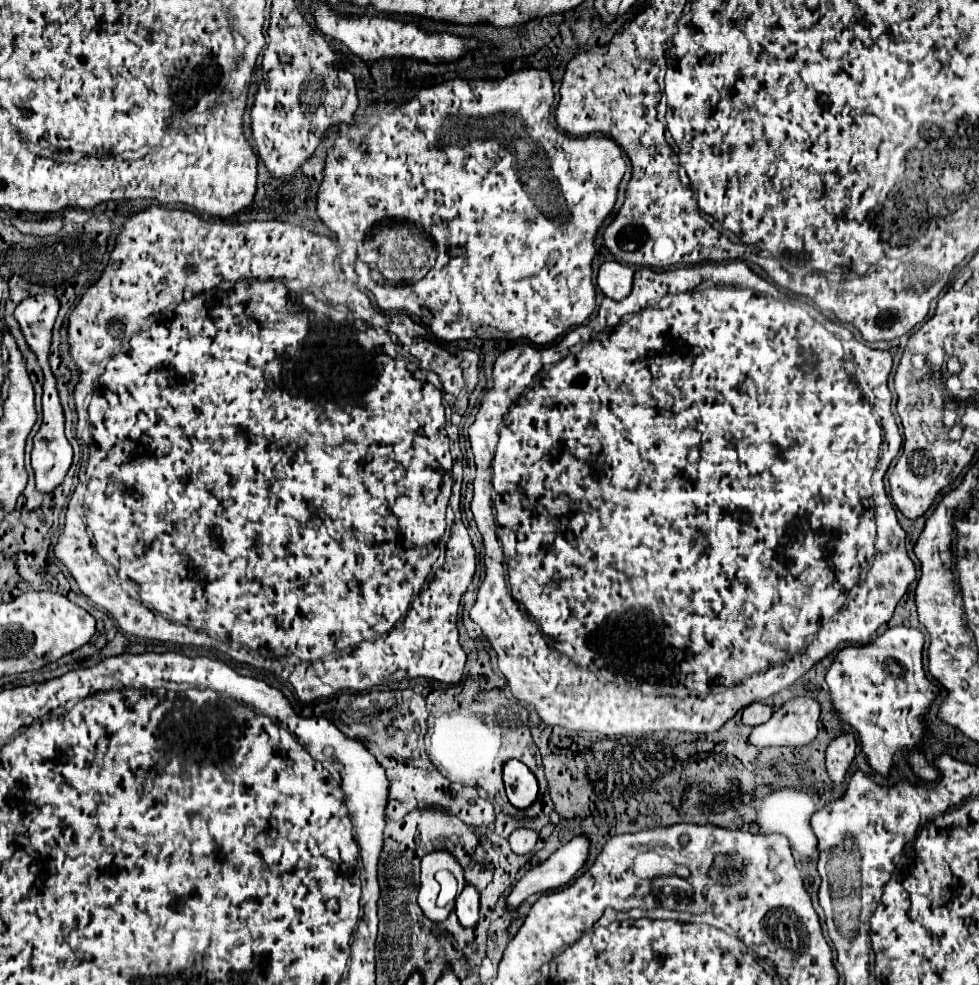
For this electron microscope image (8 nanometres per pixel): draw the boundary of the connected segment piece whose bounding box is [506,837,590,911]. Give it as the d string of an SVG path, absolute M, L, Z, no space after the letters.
M574 837L570 843L554 851L544 863L532 867L510 891L506 897L506 911L516 911L522 901L530 895L554 891L568 885L574 879L574 873L580 871L588 857L588 839Z

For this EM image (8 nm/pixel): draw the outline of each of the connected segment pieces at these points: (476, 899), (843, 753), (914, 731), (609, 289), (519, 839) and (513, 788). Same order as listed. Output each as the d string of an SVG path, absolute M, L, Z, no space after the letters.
M466 885L462 893L456 897L456 915L462 927L472 927L478 921L478 907L480 907L480 893L476 887Z
M840 733L834 739L830 739L826 747L826 767L834 783L844 781L846 769L854 759L854 749L856 749L856 737L852 733Z
M890 627L876 641L866 645L844 647L828 675L826 683L832 693L832 707L840 715L840 723L848 723L862 739L862 749L868 763L882 775L892 767L896 751L907 753L907 762L924 781L936 779L936 769L922 752L924 727L922 715L930 701L938 695L938 687L924 675L922 669L922 633L910 627Z
M606 261L602 263L596 281L606 297L620 301L628 297L632 291L632 277L634 277L634 269L630 265L618 261Z
M520 827L520 829L512 831L512 835L508 837L508 841L510 841L510 847L512 847L514 853L526 855L526 853L530 853L534 849L534 845L538 841L538 833L532 831L532 829L528 829L528 827Z
M510 759L502 767L506 795L516 809L526 809L538 797L538 783L534 773L518 759Z

